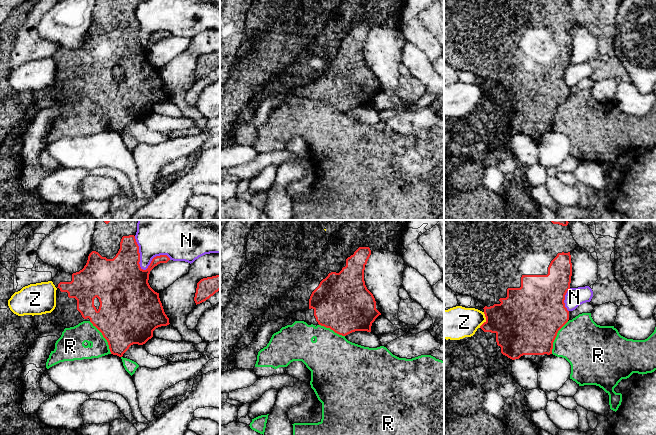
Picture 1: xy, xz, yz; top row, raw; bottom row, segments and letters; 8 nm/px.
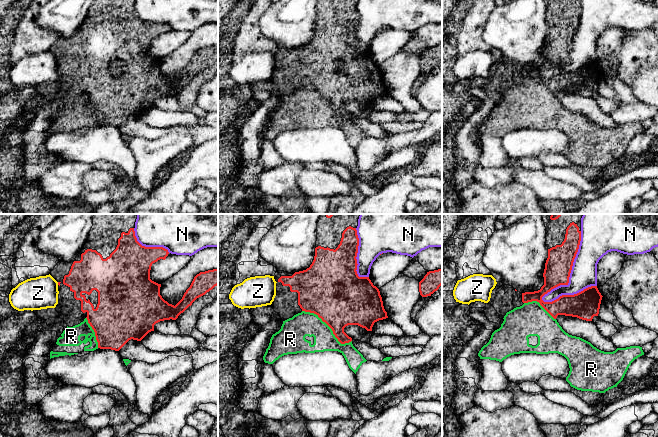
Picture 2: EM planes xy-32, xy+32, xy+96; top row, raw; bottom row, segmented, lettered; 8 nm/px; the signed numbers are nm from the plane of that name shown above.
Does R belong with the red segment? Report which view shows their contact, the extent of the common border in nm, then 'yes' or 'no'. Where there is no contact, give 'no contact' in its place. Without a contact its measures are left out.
meets red in xy; contact 320 nm long; yes

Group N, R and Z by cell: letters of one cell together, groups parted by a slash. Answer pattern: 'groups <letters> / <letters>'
groups N / R / Z

